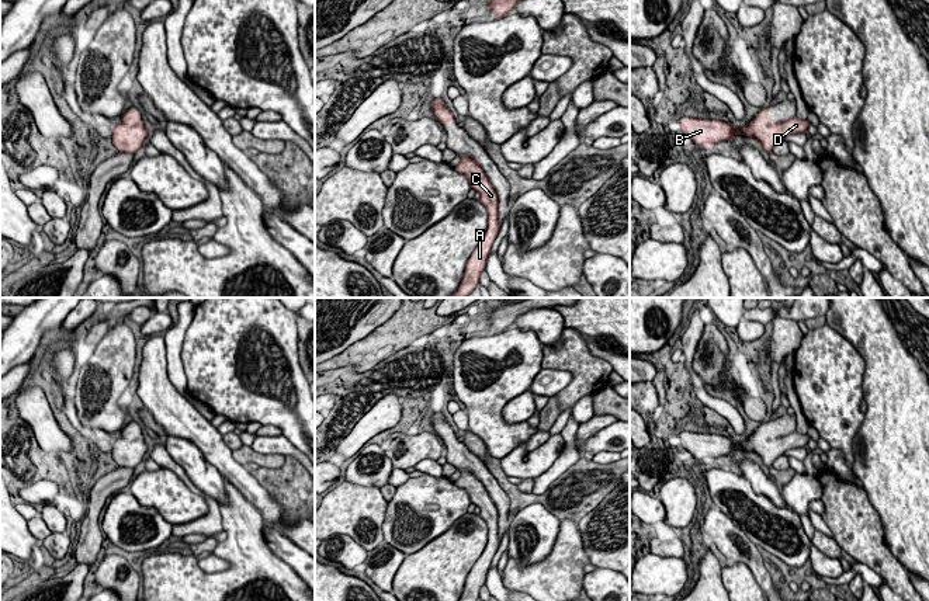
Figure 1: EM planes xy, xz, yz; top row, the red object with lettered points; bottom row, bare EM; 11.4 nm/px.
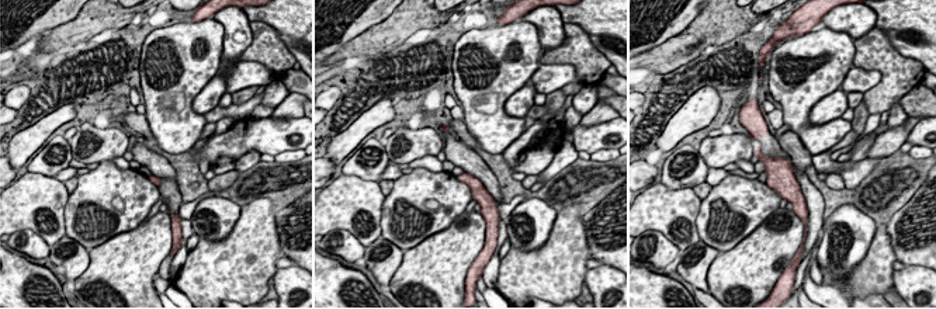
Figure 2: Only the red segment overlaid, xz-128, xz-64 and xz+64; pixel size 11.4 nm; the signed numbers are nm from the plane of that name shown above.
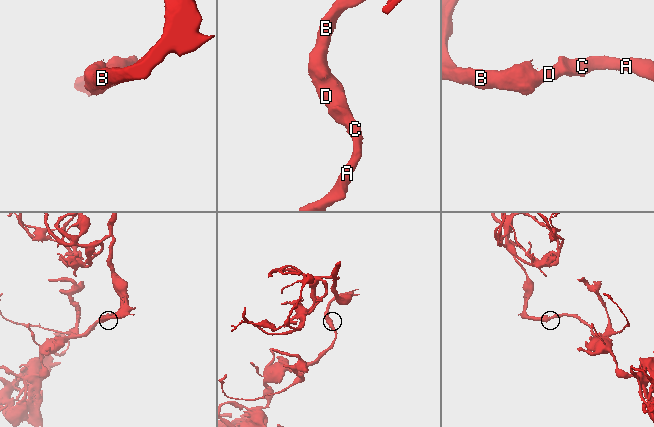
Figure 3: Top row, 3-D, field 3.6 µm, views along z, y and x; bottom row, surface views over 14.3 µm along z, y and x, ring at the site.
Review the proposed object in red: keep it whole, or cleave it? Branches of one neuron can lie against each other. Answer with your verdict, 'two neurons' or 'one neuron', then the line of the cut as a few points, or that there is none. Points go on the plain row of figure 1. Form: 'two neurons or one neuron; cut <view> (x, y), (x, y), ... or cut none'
one neuron; cut none

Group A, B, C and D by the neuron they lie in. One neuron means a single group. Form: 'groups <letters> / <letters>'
groups A B C D

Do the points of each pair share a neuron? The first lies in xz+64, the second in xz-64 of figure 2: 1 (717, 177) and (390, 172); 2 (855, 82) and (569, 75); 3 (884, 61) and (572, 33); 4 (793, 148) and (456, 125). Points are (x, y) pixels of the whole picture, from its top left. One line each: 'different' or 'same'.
1: same
2: same
3: same
4: same

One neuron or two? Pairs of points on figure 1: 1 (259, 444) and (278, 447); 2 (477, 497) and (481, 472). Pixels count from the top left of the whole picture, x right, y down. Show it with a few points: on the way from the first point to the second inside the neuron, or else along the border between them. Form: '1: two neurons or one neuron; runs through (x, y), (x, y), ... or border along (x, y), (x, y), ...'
1: one neuron; runs through (263, 444), (274, 445)
2: one neuron; runs through (481, 492), (481, 478)

